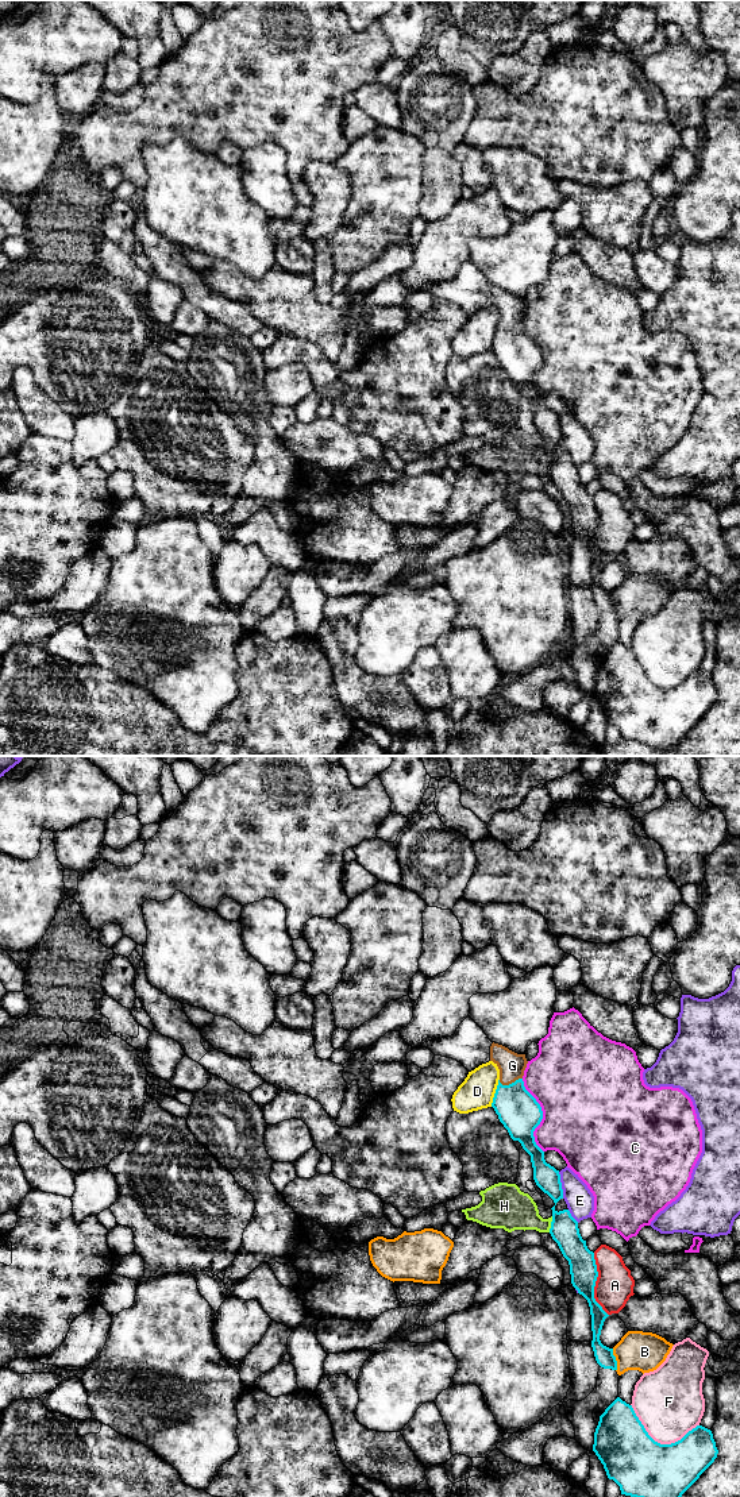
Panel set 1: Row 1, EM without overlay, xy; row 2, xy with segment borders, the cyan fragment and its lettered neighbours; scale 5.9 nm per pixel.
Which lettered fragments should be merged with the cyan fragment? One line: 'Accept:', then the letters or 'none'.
Accept: G

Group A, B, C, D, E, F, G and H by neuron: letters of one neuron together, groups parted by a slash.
A / B / C / D / E / F / G / H

